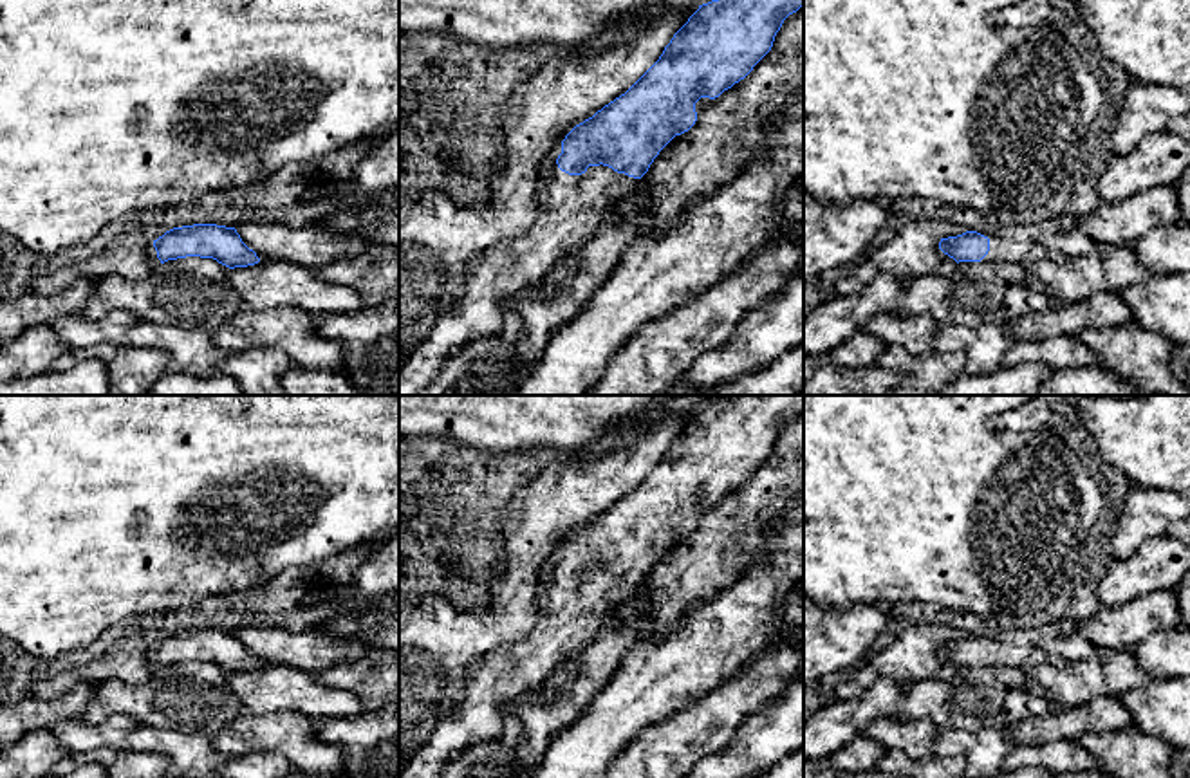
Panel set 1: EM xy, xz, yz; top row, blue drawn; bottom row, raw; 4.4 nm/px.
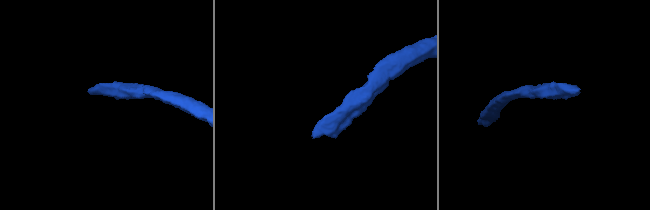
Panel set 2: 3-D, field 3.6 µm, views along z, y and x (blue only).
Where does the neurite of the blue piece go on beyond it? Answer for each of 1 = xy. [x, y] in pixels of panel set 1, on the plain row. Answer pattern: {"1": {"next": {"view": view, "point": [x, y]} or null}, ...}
{"1": {"next": {"view": "xy", "point": [150, 654]}}}

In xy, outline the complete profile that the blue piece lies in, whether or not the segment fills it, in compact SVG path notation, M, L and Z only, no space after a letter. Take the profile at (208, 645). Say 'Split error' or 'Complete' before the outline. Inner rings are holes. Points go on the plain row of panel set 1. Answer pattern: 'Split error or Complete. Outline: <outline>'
Split error. Outline: M193 628L173 632L146 650L148 662L157 670L168 664L200 661L235 673L260 666L235 632L217 628Z

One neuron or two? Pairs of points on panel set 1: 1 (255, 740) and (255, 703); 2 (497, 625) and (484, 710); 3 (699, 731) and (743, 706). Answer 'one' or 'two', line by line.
1: two
2: two
3: one

